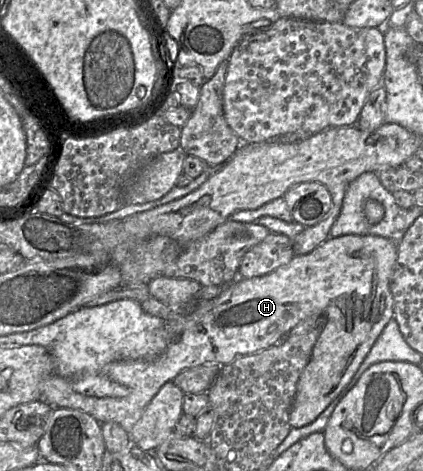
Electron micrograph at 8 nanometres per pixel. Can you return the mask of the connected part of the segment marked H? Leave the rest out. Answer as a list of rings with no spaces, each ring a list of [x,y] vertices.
[[[343,235],[337,238],[328,237],[328,239],[315,248],[312,252],[305,255],[295,255],[293,259],[286,265],[278,268],[272,273],[251,279],[243,279],[230,286],[218,297],[207,300],[198,301],[195,304],[191,304],[185,313],[177,314],[177,318],[171,318],[165,322],[165,329],[168,333],[168,345],[165,352],[158,358],[152,361],[117,361],[113,362],[105,367],[105,377],[111,381],[116,382],[129,388],[130,393],[125,398],[97,398],[82,395],[76,392],[71,385],[71,382],[56,374],[51,375],[40,384],[40,399],[54,408],[60,409],[74,409],[89,414],[100,424],[116,423],[120,425],[127,433],[131,434],[135,424],[140,420],[148,405],[153,398],[158,394],[160,389],[167,383],[173,382],[174,379],[182,372],[199,367],[206,364],[217,364],[225,366],[232,363],[234,360],[240,357],[248,356],[262,350],[268,349],[276,345],[279,341],[283,341],[286,335],[296,327],[303,320],[314,315],[325,315],[327,322],[319,337],[313,346],[310,360],[304,370],[302,371],[297,383],[296,395],[292,404],[292,408],[289,416],[289,424],[293,428],[301,428],[314,422],[317,417],[330,405],[330,403],[342,392],[342,390],[350,383],[356,372],[358,371],[363,360],[368,355],[369,351],[373,347],[374,343],[378,339],[379,335],[383,331],[387,323],[394,319],[394,300],[390,291],[391,277],[394,271],[395,262],[397,259],[397,243],[387,239],[385,237],[376,235]]]

